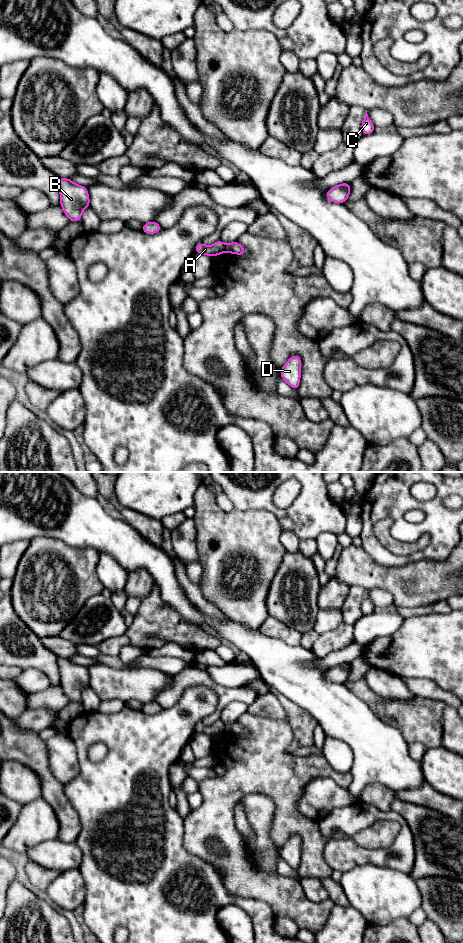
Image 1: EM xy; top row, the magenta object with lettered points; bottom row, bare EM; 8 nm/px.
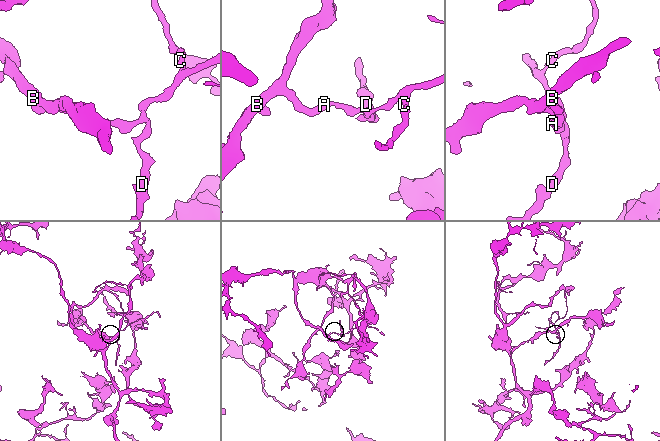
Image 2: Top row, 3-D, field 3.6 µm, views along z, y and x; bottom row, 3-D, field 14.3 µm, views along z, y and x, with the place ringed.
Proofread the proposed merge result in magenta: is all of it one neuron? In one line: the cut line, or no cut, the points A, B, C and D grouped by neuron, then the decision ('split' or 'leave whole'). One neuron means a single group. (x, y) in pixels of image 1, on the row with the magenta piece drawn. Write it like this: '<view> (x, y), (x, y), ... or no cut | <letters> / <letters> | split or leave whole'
xy (226, 244), (224, 251) | A B / C D | split

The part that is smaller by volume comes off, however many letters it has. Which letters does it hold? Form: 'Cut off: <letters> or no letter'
Cut off: C, D

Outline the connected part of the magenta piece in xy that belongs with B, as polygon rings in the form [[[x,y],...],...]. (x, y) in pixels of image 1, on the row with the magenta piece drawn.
[[[58,177],[60,206],[69,221],[80,222],[82,211],[90,207],[88,188],[73,183],[69,178]]]

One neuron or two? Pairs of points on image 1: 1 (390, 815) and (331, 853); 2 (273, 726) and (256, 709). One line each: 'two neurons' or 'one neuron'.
1: one neuron
2: two neurons

